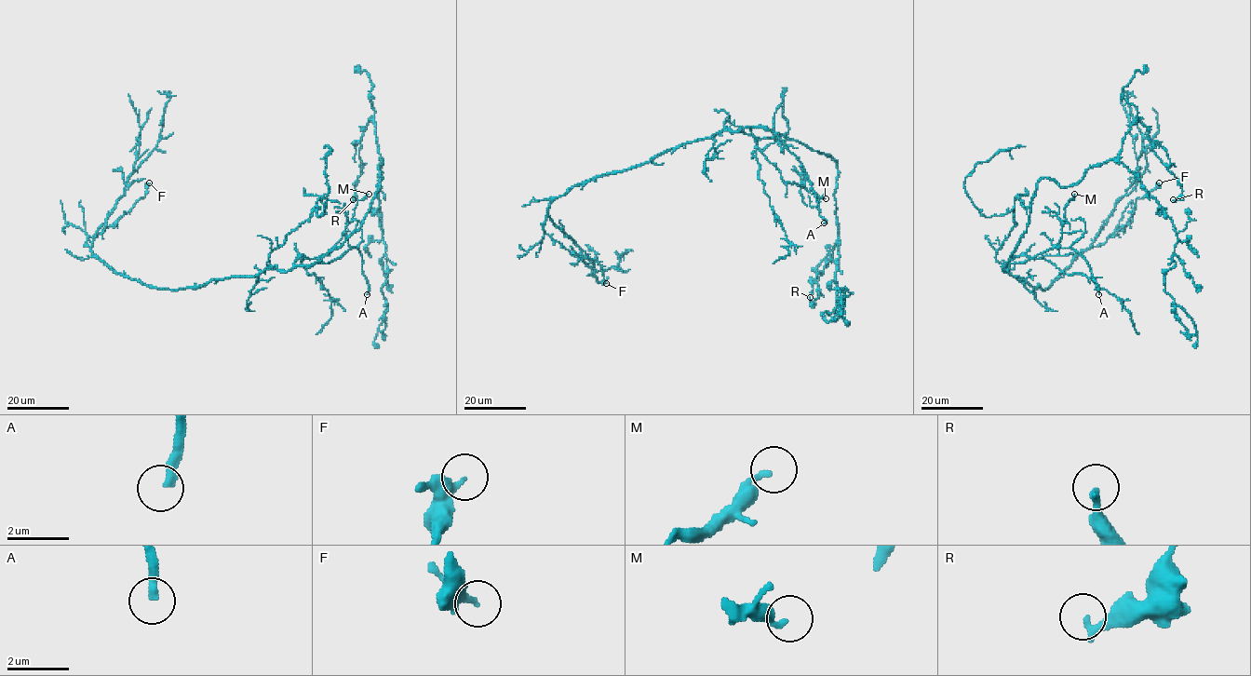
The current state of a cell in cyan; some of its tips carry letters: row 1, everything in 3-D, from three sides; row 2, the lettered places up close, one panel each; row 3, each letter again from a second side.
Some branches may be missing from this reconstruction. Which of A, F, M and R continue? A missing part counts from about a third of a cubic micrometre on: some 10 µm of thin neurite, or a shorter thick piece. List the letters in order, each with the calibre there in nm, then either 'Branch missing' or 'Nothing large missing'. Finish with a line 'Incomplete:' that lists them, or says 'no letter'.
A: Thickness 280 nm. Branch missing
F: Thickness 280 nm. Nothing large missing
M: Thickness 160 nm. Nothing large missing
R: Thickness 280 nm. Nothing large missing
Incomplete: A

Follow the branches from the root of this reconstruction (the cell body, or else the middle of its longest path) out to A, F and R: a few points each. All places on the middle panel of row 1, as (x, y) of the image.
A: (754, 128), (766, 127), (799, 160), (824, 223)
F: (754, 128), (688, 141), (650, 161), (579, 182), (551, 202), (544, 231), (571, 251), (595, 260), (606, 283)
R: (754, 128), (766, 127), (836, 160), (838, 240), (833, 255), (815, 278), (819, 295), (813, 306), (810, 297)

